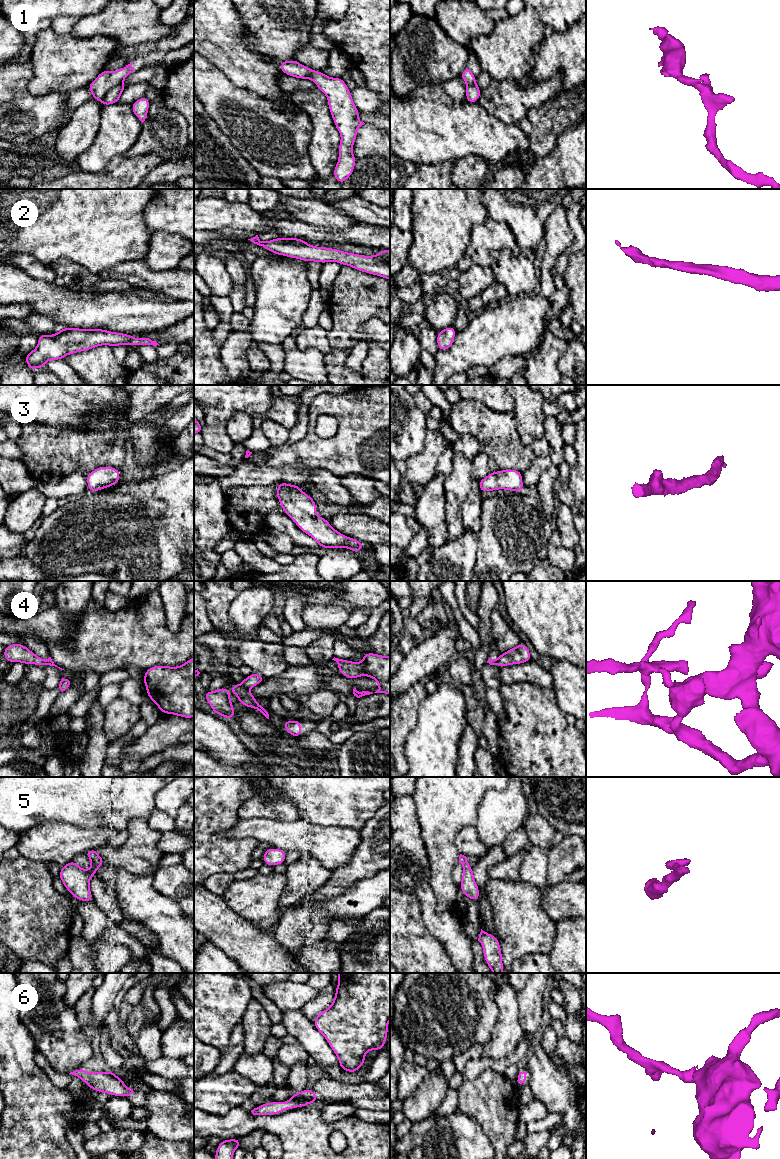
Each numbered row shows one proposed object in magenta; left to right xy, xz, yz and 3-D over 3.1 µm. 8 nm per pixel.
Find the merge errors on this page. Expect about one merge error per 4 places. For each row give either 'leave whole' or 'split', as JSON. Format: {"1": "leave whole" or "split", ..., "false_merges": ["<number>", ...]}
{"1": "split", "2": "leave whole", "3": "leave whole", "4": "split", "5": "leave whole", "6": "leave whole", "false_merges": ["1", "4"]}

